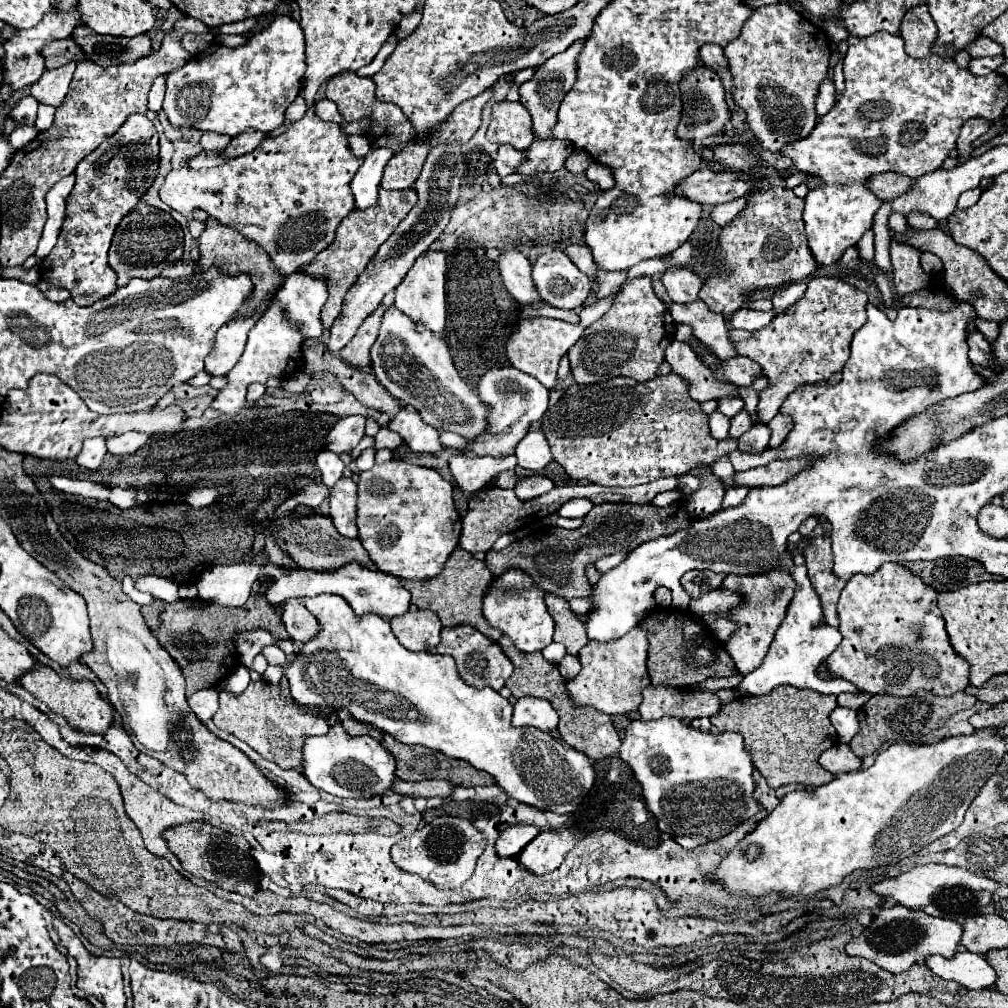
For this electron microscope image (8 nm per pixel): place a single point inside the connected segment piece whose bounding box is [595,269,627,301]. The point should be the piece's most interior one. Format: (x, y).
(608, 282)

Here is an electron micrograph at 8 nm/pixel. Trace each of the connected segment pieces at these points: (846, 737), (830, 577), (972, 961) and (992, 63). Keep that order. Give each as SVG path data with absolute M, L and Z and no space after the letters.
M837 707L831 715L829 715L839 741L841 743L849 743L853 739L853 735L859 731L859 719L857 719L857 711L853 709L845 709L845 707Z
M813 537L811 545L805 549L803 555L805 555L805 565L809 569L811 585L821 599L825 621L831 627L839 627L837 601L839 601L839 595L841 595L847 581L833 573L829 537Z
M961 949L961 951L959 955L955 955L955 959L943 959L941 955L927 957L927 967L935 975L949 981L957 981L959 985L973 991L993 987L997 981L997 975L995 975L995 969L987 963L987 959L977 953L969 953L967 949Z
M997 55L997 57L979 57L979 59L971 59L969 71L973 75L989 75L989 73L997 71L1003 63L1005 63L1003 55Z

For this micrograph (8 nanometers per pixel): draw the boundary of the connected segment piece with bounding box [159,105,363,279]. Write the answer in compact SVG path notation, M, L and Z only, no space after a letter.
M313 105L311 109L307 109L307 113L303 115L303 119L291 123L291 125L289 125L283 133L279 133L279 135L269 135L269 137L265 137L253 151L249 151L249 153L245 153L245 155L239 155L239 157L233 157L233 159L225 159L221 165L209 167L209 169L183 167L183 169L171 171L171 173L167 175L167 179L165 179L163 187L161 187L161 191L159 191L159 197L161 197L171 209L175 209L175 211L179 211L179 213L183 213L183 215L187 215L191 209L203 209L203 211L207 211L209 217L217 219L221 225L227 225L227 227L239 231L245 239L255 241L259 247L263 247L263 249L267 251L269 259L273 261L273 265L275 265L277 271L279 271L279 277L285 279L289 273L295 273L295 271L297 271L297 265L307 265L307 263L311 263L311 261L319 255L319 251L327 249L327 247L333 243L335 231L337 231L339 223L355 209L353 193L351 193L349 183L351 183L353 175L357 173L357 169L361 167L361 163L363 163L363 159L357 157L357 155L353 155L353 151L351 151L351 147L349 147L349 135L343 131L343 127L337 125L337 123L319 119L317 113L315 113L315 105Z

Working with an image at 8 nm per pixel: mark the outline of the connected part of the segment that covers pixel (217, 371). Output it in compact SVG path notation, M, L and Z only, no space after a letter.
M261 307L251 317L239 317L223 325L215 335L215 349L205 359L205 371L211 375L227 375L239 361L251 327L259 321Z

